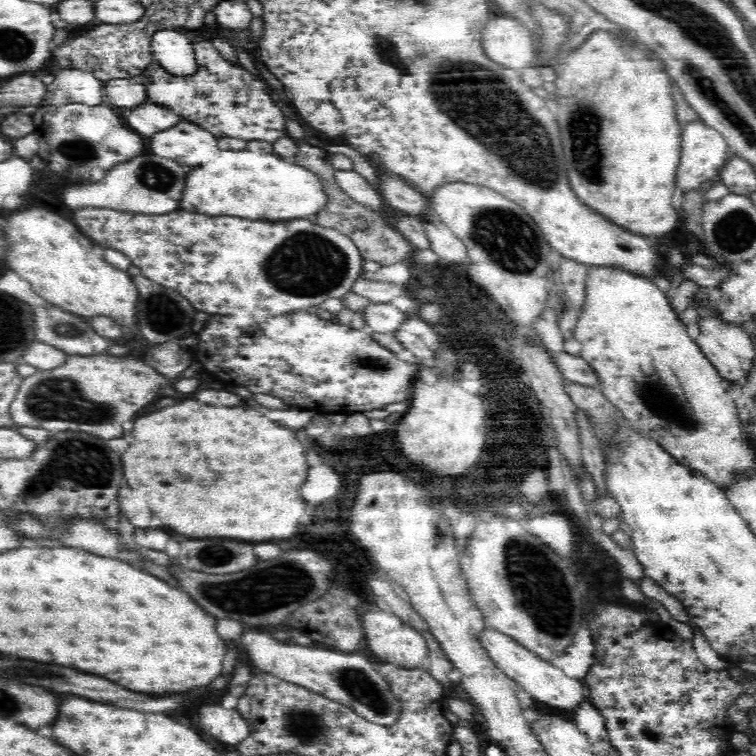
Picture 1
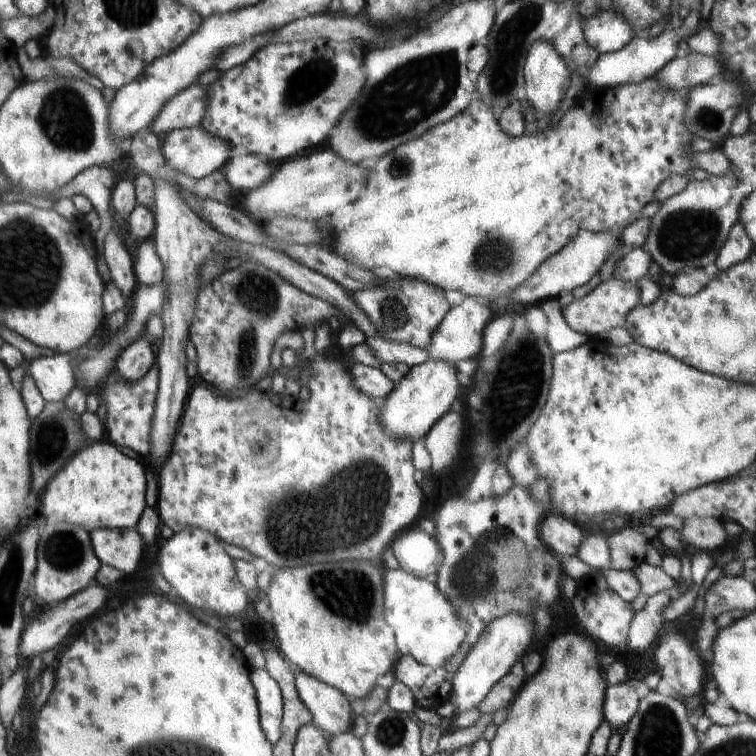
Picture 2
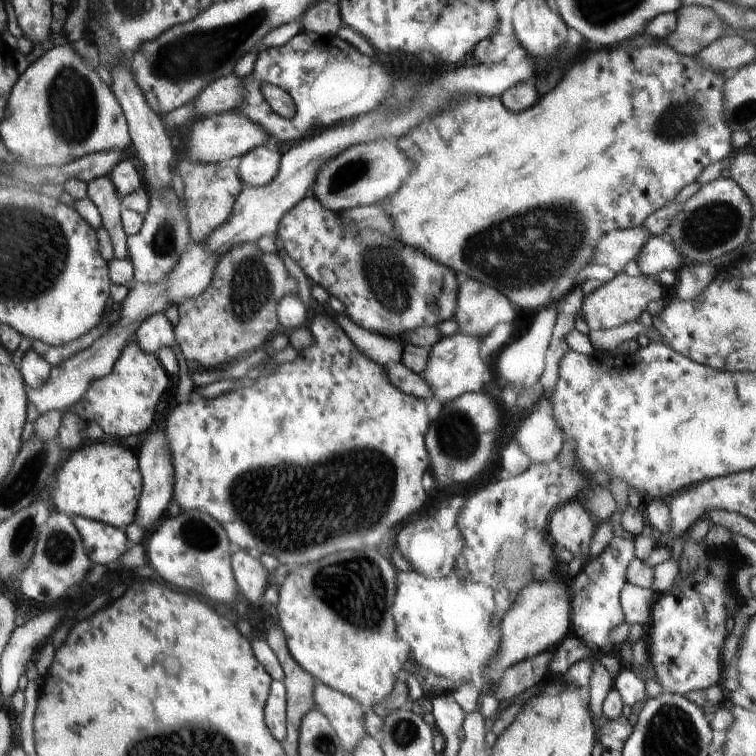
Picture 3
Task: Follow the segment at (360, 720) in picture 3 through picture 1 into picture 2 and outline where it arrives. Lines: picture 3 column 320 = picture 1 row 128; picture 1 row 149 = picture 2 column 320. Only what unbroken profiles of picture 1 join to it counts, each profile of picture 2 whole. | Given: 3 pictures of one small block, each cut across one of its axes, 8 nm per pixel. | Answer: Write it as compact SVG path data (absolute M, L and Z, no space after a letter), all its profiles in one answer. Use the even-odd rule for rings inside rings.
M294 670L294 686L312 715L313 724L328 737L351 730L354 719L351 701L340 690L297 670Z

